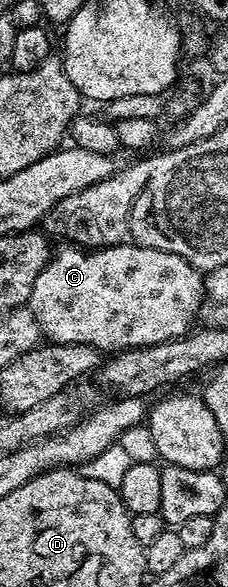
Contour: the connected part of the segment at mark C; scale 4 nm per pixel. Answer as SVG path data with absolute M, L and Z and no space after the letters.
M105 245L96 247L93 253L83 253L80 249L60 249L49 256L46 267L42 267L42 271L38 275L38 279L34 279L34 287L32 294L28 300L32 314L38 319L41 334L49 342L55 343L86 343L90 347L101 351L123 351L125 349L137 349L143 345L157 345L163 341L172 341L175 337L183 337L185 333L193 328L192 320L198 317L202 306L205 304L206 294L204 291L204 277L201 270L196 269L190 263L186 263L184 259L178 255L170 255L166 251L158 251L150 247L142 247L141 245Z

